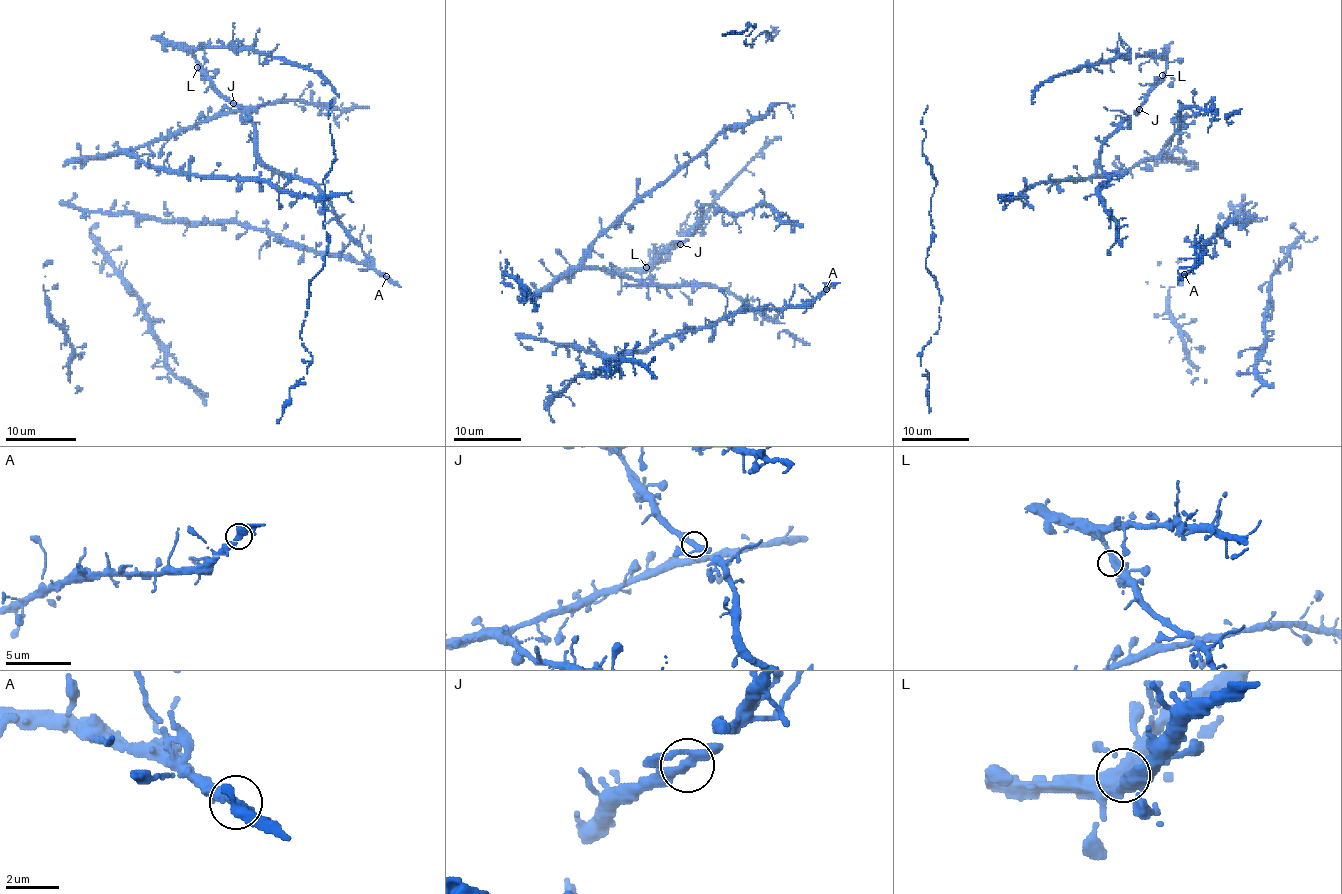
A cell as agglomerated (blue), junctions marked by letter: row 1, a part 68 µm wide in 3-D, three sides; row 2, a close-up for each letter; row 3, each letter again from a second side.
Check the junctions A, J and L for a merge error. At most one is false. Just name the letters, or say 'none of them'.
none of them

